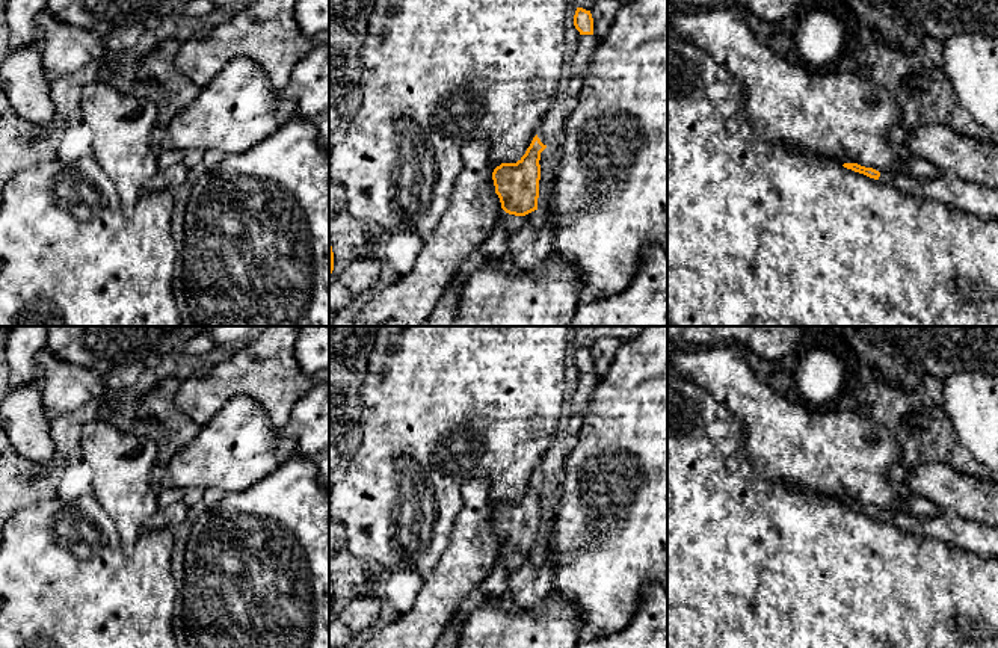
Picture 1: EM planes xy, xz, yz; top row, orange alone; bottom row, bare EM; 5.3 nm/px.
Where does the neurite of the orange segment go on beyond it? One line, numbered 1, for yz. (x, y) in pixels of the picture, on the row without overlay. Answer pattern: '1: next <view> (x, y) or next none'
1: next yz (980, 540)

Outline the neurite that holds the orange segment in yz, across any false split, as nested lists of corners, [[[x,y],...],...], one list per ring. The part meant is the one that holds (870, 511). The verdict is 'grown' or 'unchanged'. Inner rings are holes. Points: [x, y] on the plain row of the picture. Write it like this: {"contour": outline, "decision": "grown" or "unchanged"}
{"contour": [[[844,501],[847,508],[880,518],[901,530],[918,536],[929,536],[953,547],[963,548],[983,559],[998,559],[998,530],[992,526],[966,520],[951,511],[942,511],[939,517],[921,518],[904,511],[879,511],[858,501]]], "decision": "grown"}

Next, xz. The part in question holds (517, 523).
{"contour": [[[533,476],[525,492],[516,501],[501,501],[492,511],[495,532],[500,536],[500,557],[504,559],[510,572],[525,559],[525,554],[538,548],[541,491],[547,486]]], "decision": "grown"}

